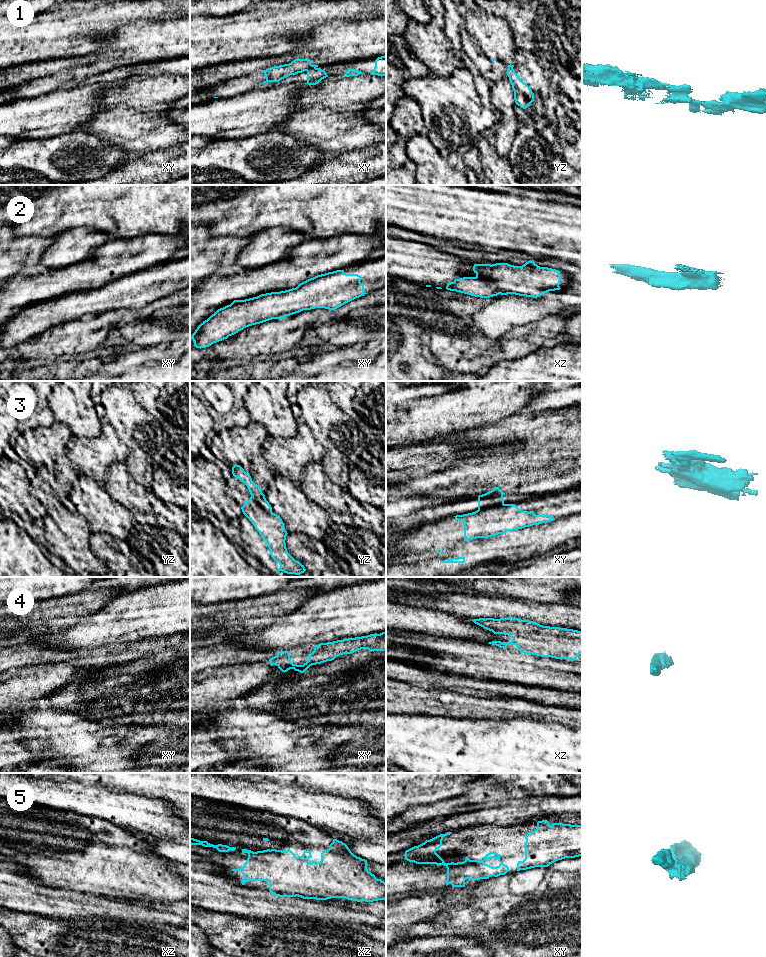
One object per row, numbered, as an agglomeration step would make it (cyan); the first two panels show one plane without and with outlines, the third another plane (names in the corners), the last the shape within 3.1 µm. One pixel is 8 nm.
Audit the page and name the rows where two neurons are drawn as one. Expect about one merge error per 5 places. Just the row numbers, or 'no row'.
1

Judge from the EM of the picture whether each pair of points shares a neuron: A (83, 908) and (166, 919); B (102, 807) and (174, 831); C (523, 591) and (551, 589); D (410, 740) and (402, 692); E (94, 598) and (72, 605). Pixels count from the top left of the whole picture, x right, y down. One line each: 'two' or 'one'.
A: one
B: one
C: one
D: two
E: one

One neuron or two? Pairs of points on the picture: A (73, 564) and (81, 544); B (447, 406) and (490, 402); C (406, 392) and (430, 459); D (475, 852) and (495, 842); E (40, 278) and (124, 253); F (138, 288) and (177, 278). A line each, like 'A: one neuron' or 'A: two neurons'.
A: one neuron
B: one neuron
C: two neurons
D: one neuron
E: one neuron
F: one neuron

